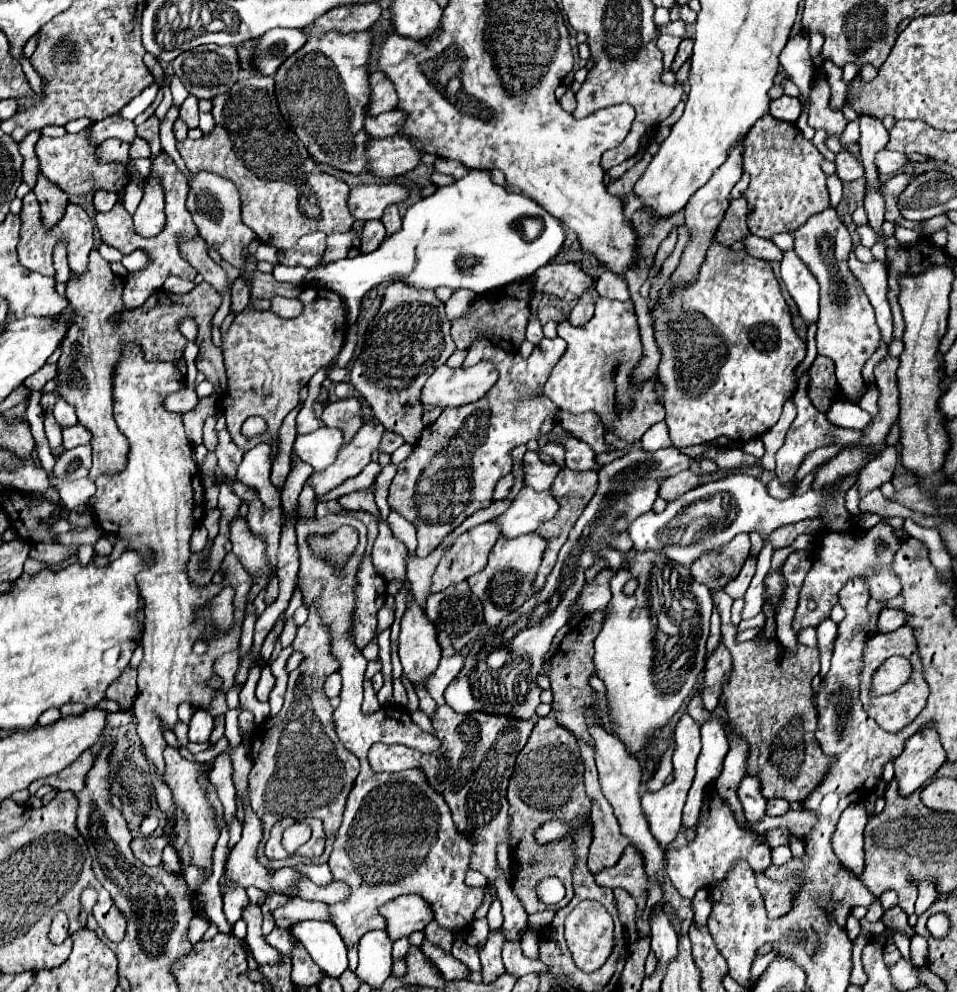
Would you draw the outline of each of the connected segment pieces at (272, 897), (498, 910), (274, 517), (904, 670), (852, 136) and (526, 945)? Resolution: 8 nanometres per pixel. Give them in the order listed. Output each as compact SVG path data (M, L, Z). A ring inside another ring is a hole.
M270 890L267 892L267 897L264 904L261 906L262 913L265 915L273 912L277 908L283 907L290 901L289 897L277 894L275 891Z
M494 899L494 903L492 903L492 907L490 907L490 911L488 911L486 919L488 919L490 931L494 931L494 929L500 929L500 927L502 927L504 917L502 917L502 905L500 905L500 901L498 901L498 899Z
M232 479L232 491L234 495L240 497L240 501L244 501L248 505L248 525L254 533L258 533L260 537L266 539L268 543L268 559L272 563L272 567L276 569L276 551L278 551L278 537L282 531L282 509L266 509L264 503L258 497L256 489L246 487L244 483Z
M890 657L872 679L872 693L884 695L896 691L902 683L908 681L908 673L912 673L910 661L904 657Z
M850 121L850 123L848 123L848 127L844 129L844 133L842 133L842 139L840 139L840 141L842 141L842 145L844 145L844 143L848 143L848 141L850 141L850 143L852 143L852 141L858 141L858 137L860 137L858 121Z
M526 929L526 933L522 935L522 941L520 941L522 951L524 951L526 957L530 957L530 959L538 959L538 941L540 941L538 931L534 931L534 929Z

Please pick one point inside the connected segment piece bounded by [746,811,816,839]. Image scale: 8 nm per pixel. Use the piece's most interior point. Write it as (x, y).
(800, 822)

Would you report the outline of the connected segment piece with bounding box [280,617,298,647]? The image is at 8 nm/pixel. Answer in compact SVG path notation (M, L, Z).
M290 617L288 619L288 623L286 623L286 627L284 627L284 631L282 631L282 635L280 635L280 645L282 647L290 647L292 645L292 639L294 639L294 635L296 635L296 623L294 623L294 619Z

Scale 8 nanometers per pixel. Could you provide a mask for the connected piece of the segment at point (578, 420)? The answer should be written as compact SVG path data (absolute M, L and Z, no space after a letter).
M558 411L556 421L564 427L564 431L574 435L576 439L584 439L584 443L588 443L594 449L594 453L600 455L614 451L604 441L604 427L600 427L600 419L596 419L592 411L586 411L586 415L568 415L566 411Z

